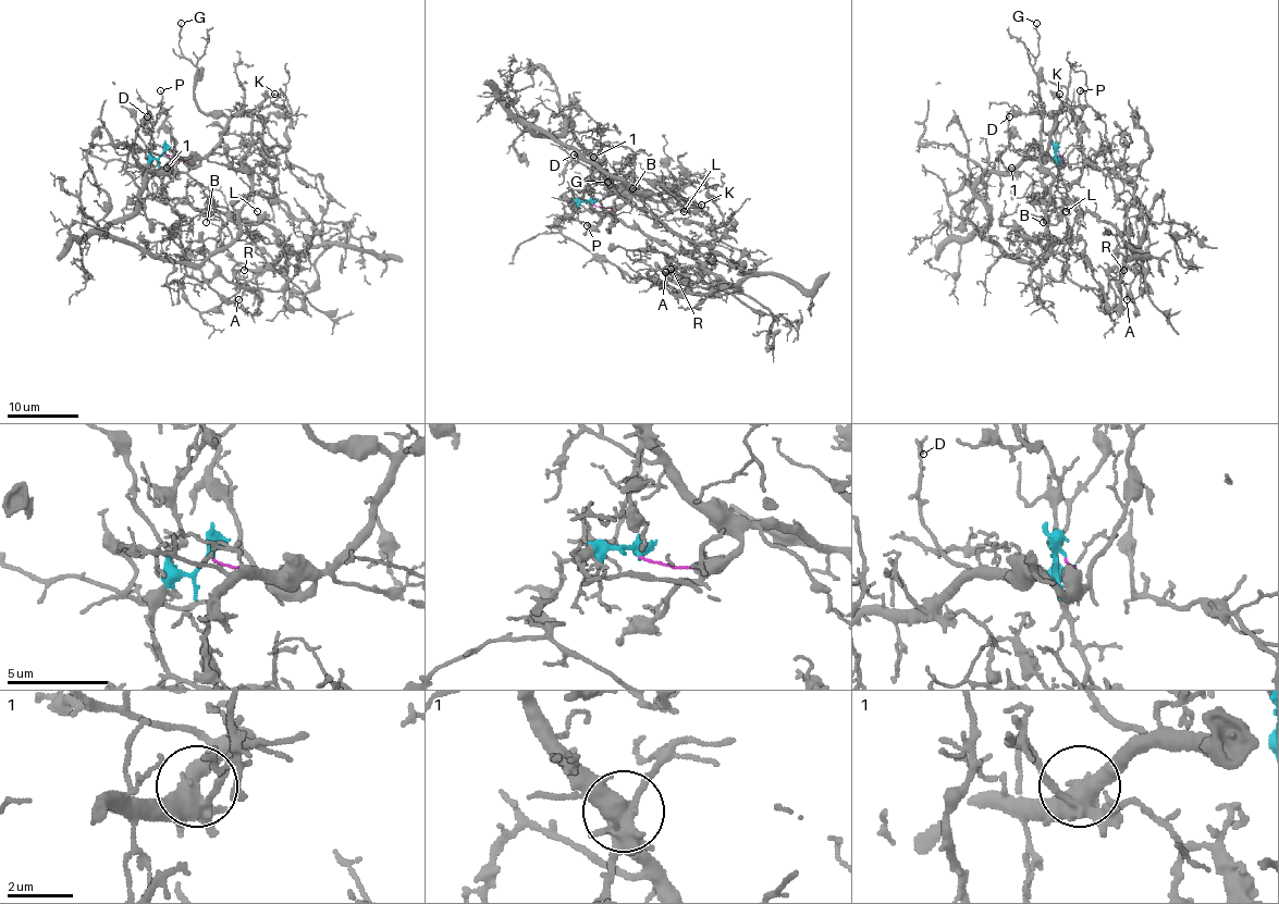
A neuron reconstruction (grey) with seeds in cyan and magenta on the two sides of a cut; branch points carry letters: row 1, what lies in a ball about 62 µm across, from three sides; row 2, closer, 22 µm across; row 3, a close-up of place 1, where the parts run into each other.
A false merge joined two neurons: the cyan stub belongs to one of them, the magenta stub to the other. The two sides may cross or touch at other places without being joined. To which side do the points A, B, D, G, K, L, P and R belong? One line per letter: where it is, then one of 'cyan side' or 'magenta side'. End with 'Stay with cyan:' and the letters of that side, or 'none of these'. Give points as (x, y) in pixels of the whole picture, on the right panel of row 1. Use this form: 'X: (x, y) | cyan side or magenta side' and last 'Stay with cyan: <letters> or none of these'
A: (1127, 299) | cyan side
B: (1043, 222) | magenta side
D: (1009, 116) | magenta side
G: (1036, 23) | magenta side
K: (1059, 94) | magenta side
L: (1066, 211) | magenta side
P: (1080, 90) | magenta side
R: (1123, 270) | cyan side
Stay with cyan: A, R

